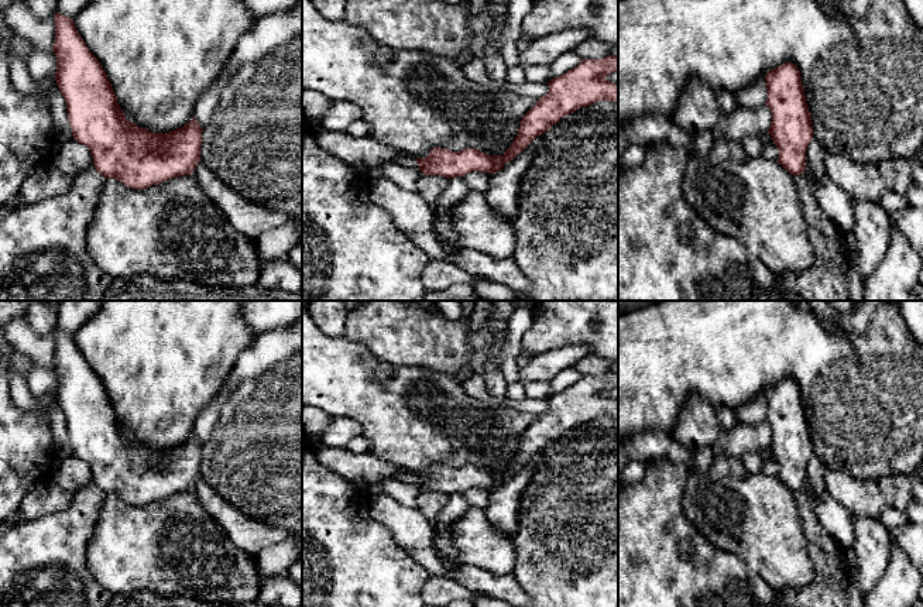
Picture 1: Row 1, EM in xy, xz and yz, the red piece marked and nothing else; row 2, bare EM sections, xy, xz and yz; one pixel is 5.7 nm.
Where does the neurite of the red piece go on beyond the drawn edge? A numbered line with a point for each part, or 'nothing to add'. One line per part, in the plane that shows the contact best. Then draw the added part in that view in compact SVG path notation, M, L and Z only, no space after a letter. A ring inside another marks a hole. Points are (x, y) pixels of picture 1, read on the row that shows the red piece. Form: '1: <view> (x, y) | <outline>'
nothing to add

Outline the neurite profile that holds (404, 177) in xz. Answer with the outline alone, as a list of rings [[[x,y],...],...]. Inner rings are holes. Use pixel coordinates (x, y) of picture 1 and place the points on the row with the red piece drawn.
[[[388,161],[382,167],[382,176],[398,185],[399,188],[411,192],[416,192],[416,181],[422,175],[421,171],[398,165],[394,161]]]

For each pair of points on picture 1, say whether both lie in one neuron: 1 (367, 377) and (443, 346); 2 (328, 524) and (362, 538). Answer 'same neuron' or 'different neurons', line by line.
1: different neurons
2: same neuron

